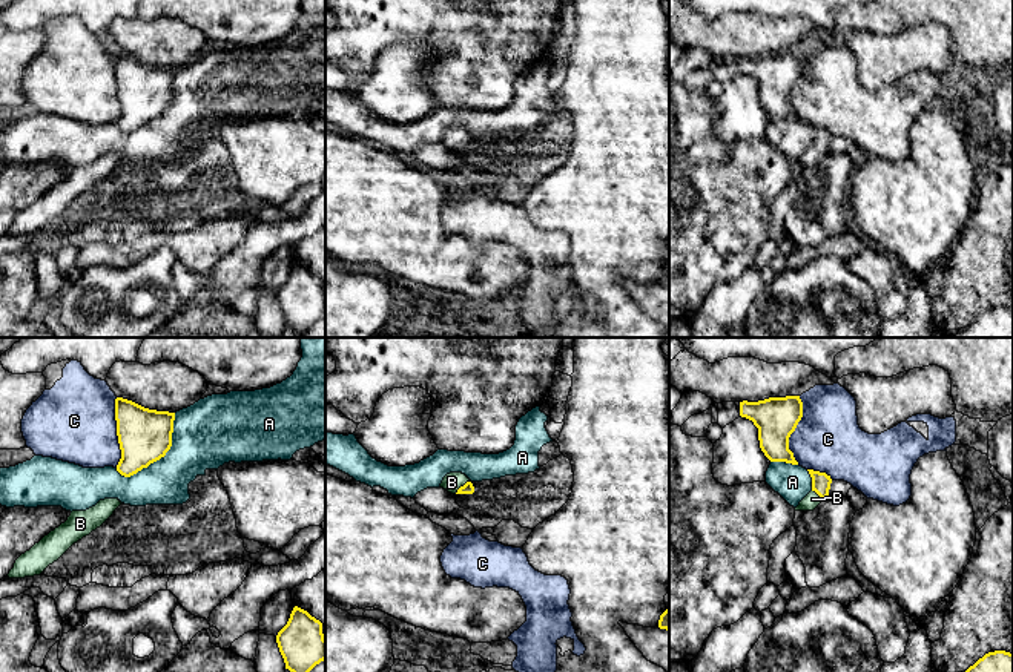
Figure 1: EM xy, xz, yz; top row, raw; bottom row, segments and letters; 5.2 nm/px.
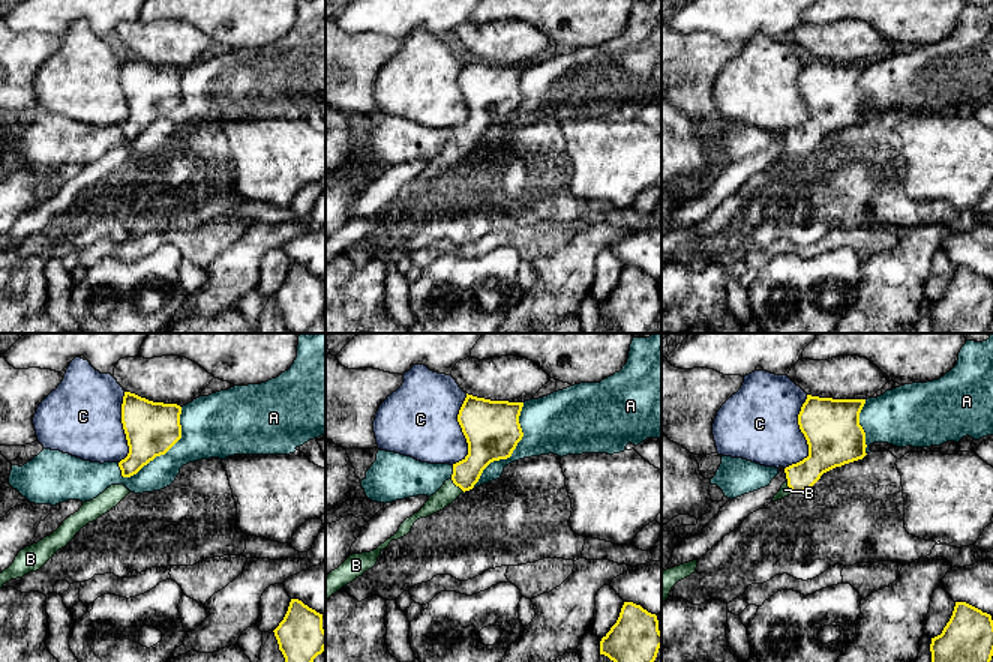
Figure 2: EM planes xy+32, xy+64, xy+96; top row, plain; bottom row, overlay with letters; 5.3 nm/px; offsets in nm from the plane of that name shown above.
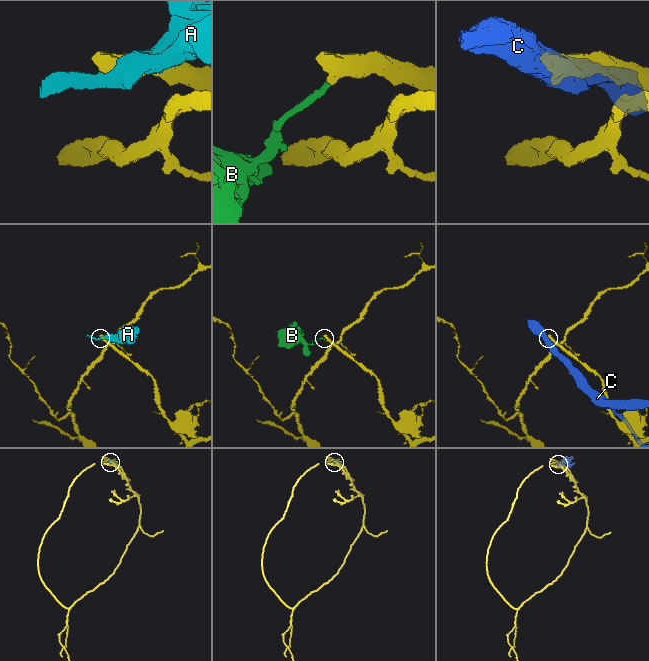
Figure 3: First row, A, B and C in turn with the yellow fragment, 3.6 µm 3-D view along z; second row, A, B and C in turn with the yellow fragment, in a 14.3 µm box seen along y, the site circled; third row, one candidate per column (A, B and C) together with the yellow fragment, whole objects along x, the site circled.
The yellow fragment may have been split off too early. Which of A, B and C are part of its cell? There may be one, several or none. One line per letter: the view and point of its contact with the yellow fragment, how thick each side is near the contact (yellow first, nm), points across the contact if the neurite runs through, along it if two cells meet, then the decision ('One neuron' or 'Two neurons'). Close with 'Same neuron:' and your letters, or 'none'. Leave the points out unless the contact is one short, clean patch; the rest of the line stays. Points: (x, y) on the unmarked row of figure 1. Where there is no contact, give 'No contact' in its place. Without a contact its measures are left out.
A: Touches yellow at xy (163, 112). Thickness 280 nm (yellow) against 340 nm. Two neurons
B: Touches yellow at xz (461, 143). Thickness 60 nm (yellow) against 100 nm. Path across: xz (467, 144), (461, 143), (452, 138). One neuron
C: Touches yellow at xy (117, 89). Thickness 280 nm (yellow) against 420 nm. Two neurons
Same neuron: B

